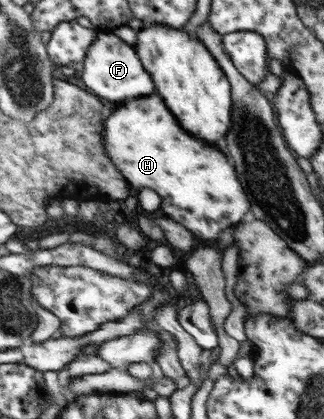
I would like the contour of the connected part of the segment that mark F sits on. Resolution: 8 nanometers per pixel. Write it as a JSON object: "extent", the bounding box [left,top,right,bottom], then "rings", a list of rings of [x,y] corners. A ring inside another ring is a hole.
{"extent":[81,30,154,102],"rings":[[[99,30],[99,39],[92,46],[84,64],[85,70],[81,77],[99,97],[106,96],[114,102],[126,102],[138,96],[154,94],[154,82],[142,64],[137,47],[124,42],[113,32]]]}

